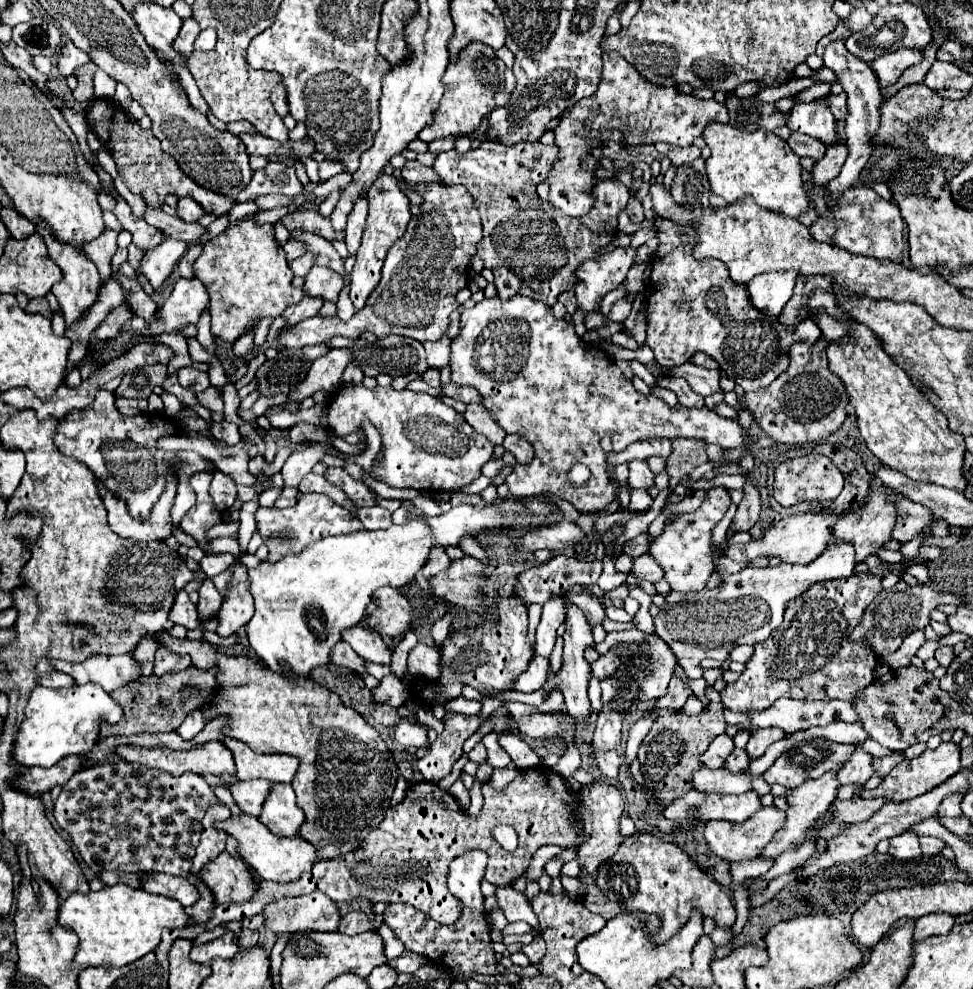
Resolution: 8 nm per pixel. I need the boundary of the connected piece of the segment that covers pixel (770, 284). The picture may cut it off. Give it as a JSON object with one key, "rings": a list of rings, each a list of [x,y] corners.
{"rings":[[[770,271],[756,275],[756,279],[748,283],[752,305],[766,315],[780,315],[782,307],[792,297],[796,277],[796,271]]]}

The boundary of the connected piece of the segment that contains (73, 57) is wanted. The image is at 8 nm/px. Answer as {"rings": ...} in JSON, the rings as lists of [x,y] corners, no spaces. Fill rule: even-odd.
{"rings":[[[64,41],[62,53],[58,57],[58,71],[60,71],[60,75],[68,77],[76,67],[86,65],[86,63],[90,63],[88,55],[84,55],[84,51],[80,51],[72,41]]]}

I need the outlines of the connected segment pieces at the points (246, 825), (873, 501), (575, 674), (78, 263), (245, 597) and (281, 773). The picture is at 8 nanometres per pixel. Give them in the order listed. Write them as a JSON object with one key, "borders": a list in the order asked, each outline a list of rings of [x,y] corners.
{"borders":[[[[240,815],[240,817],[230,817],[228,821],[216,823],[218,829],[224,829],[228,835],[234,835],[238,839],[238,853],[240,857],[266,881],[274,883],[292,883],[300,879],[304,871],[310,871],[316,863],[316,849],[304,841],[304,839],[288,839],[288,837],[276,837],[272,835],[256,817],[250,815]]],[[[884,485],[872,487],[872,491],[868,493],[868,503],[864,503],[864,507],[858,507],[856,511],[850,511],[834,525],[836,541],[852,541],[854,543],[856,563],[866,561],[870,555],[874,555],[878,551],[878,545],[884,545],[890,539],[892,527],[896,523],[896,503],[892,503],[888,499],[888,495],[890,495],[888,487],[884,487]]],[[[564,599],[564,603],[566,603],[566,621],[564,621],[564,623],[566,623],[566,631],[564,631],[564,635],[562,635],[562,639],[564,639],[564,667],[562,667],[562,671],[554,677],[554,681],[548,681],[548,683],[546,683],[544,689],[548,689],[548,687],[560,687],[560,689],[562,689],[562,695],[564,695],[566,711],[568,711],[572,717],[576,717],[578,721],[582,721],[582,719],[586,719],[588,713],[592,711],[590,701],[588,701],[588,693],[586,693],[586,689],[588,689],[588,679],[590,679],[590,665],[588,665],[586,659],[584,659],[584,649],[586,649],[588,645],[592,645],[594,639],[592,639],[592,627],[588,625],[588,621],[586,621],[582,609],[580,609],[578,605],[574,605],[570,599]]],[[[38,223],[38,225],[36,225],[36,231],[44,237],[52,261],[54,261],[54,263],[62,269],[62,273],[64,273],[62,281],[52,287],[52,293],[54,293],[54,295],[58,297],[58,301],[60,301],[60,309],[62,309],[64,319],[66,319],[66,329],[72,329],[72,325],[82,319],[82,315],[86,313],[86,309],[92,307],[92,303],[96,303],[98,293],[100,293],[102,279],[100,279],[100,275],[98,275],[96,265],[84,255],[84,251],[78,251],[78,249],[74,249],[74,247],[68,247],[66,243],[56,241],[54,235],[50,233],[50,229],[48,229],[44,223]]],[[[234,561],[230,567],[232,579],[226,585],[226,597],[218,611],[218,629],[220,637],[228,637],[246,625],[254,615],[252,595],[248,591],[248,567],[240,561]]],[[[222,739],[236,761],[238,779],[268,779],[272,783],[290,783],[298,771],[298,759],[292,755],[260,755],[246,743]]]]}

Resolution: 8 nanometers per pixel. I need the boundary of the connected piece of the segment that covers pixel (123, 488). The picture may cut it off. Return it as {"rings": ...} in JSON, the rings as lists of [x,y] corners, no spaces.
{"rings":[[[100,391],[92,407],[72,411],[72,415],[60,419],[54,443],[64,455],[88,465],[94,477],[114,497],[124,499],[128,513],[134,519],[148,519],[166,487],[168,477],[180,479],[182,469],[178,455],[156,447],[156,441],[164,435],[178,435],[180,427],[174,419],[166,419],[164,415],[122,415],[114,401],[114,393]]]}

